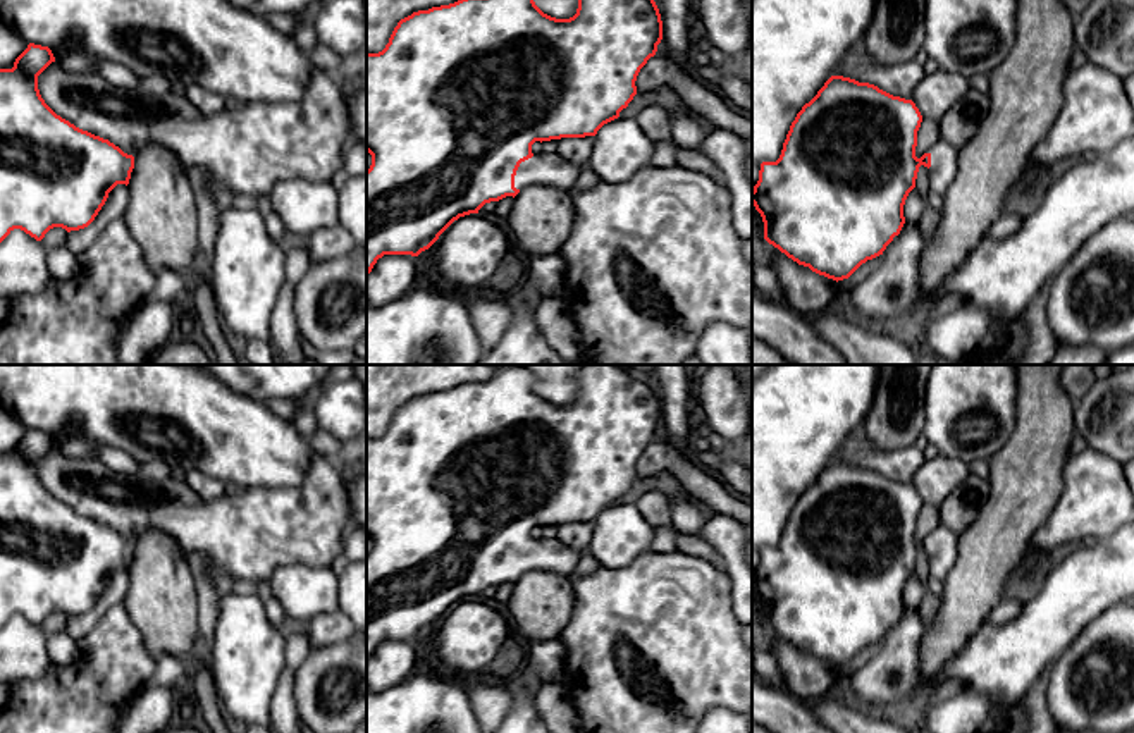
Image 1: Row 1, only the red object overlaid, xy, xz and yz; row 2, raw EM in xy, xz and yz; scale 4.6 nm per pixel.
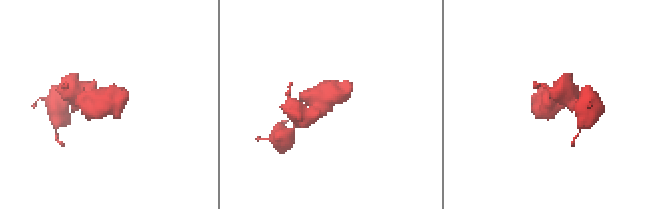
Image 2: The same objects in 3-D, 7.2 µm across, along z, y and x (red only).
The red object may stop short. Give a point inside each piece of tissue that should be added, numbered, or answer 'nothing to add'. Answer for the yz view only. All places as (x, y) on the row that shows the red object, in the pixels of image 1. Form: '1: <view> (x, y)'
1: yz (943, 167)

